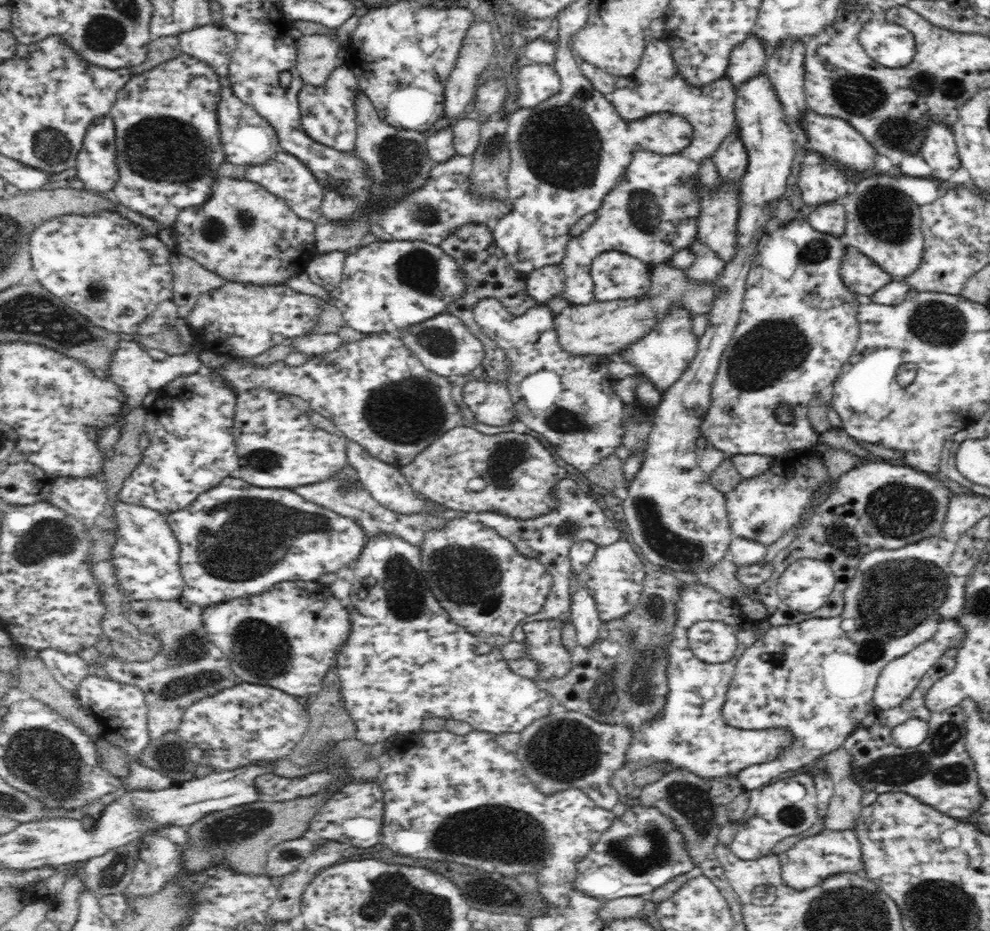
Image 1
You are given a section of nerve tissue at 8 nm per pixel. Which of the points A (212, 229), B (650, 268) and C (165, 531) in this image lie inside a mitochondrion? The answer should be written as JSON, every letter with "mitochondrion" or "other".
{"A":"mitochondrion","B":"other","C":"other"}

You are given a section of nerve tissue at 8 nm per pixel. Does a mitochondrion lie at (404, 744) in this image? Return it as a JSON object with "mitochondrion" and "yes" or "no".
{"mitochondrion":"no"}

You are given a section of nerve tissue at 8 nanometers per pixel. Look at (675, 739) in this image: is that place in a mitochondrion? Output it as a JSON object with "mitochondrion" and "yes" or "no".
{"mitochondrion":"yes"}

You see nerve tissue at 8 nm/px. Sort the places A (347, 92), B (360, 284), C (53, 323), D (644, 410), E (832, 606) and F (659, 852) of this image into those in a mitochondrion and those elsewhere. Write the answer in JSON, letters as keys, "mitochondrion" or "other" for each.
{"A":"other","B":"other","C":"mitochondrion","D":"other","E":"other","F":"mitochondrion"}

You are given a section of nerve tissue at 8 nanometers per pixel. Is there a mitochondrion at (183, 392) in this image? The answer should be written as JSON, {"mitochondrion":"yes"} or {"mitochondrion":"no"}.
{"mitochondrion":"no"}

